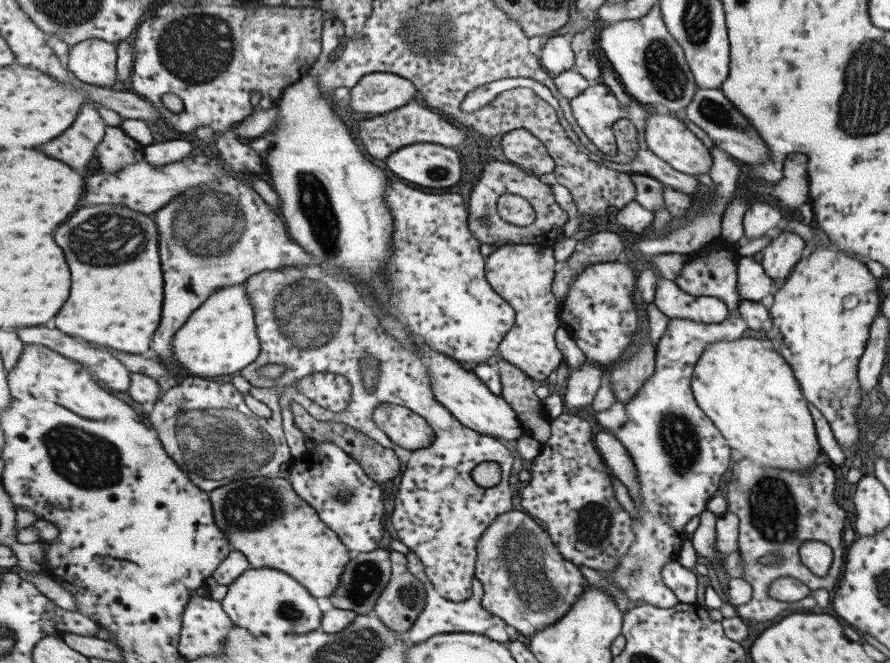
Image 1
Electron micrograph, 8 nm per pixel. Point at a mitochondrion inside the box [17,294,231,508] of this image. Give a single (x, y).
(88, 460)

